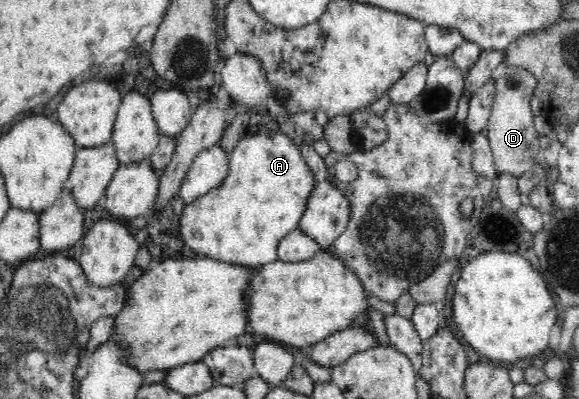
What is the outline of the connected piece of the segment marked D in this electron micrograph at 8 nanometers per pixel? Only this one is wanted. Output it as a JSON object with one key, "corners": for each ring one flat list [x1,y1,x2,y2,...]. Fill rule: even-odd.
{"corners":[[506,66,505,73,494,82,496,95,492,113,487,121,486,138,488,138,497,173,508,173,520,178,522,173,535,165,540,149,539,136,534,127,534,116,530,105,537,83,526,69]]}

